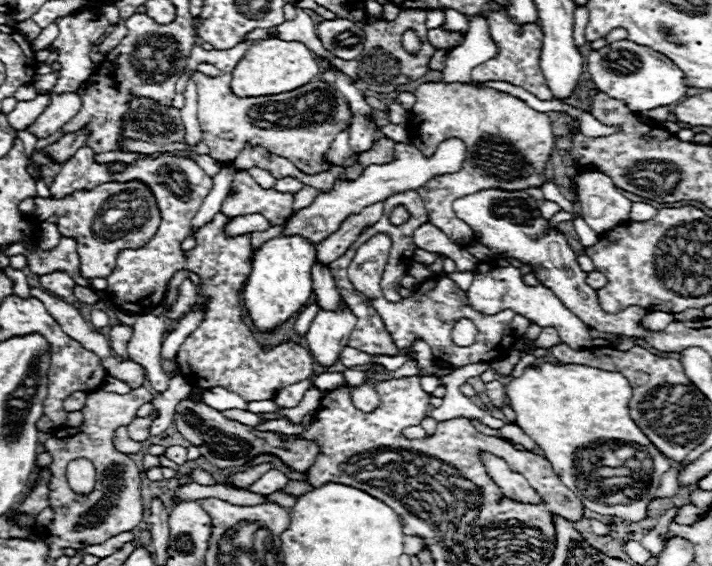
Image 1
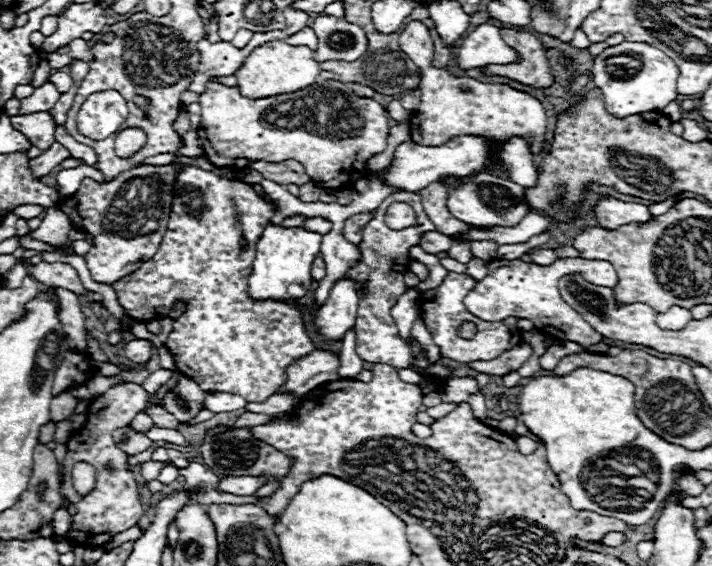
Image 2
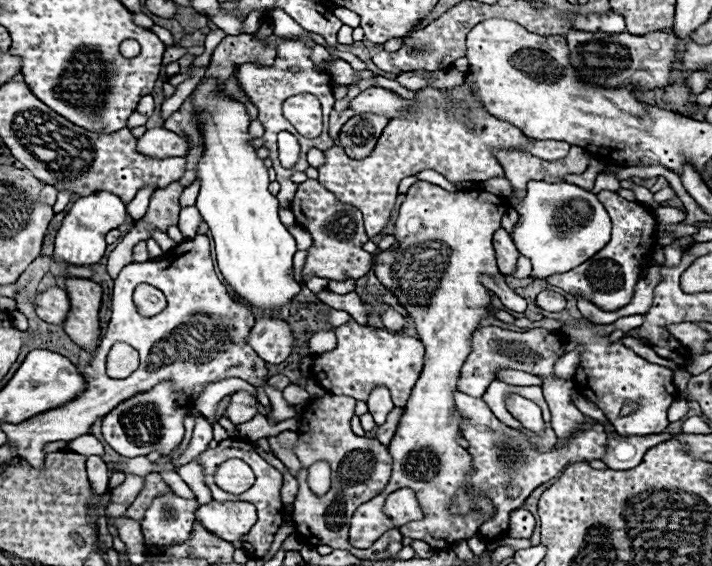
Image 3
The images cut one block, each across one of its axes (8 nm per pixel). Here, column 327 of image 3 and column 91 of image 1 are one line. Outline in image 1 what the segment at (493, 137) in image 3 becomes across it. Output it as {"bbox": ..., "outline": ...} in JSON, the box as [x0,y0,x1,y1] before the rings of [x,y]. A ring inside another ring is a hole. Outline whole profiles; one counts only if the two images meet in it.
{"bbox":[50,146,314,400],"outline":[[[82,146],[70,160],[62,164],[62,170],[52,182],[50,192],[52,198],[64,198],[76,190],[90,190],[110,180],[146,182],[152,188],[162,214],[162,224],[152,242],[140,250],[124,250],[118,256],[118,264],[108,276],[106,296],[110,302],[126,312],[148,312],[162,304],[168,284],[178,270],[188,270],[200,276],[200,294],[204,296],[206,308],[204,320],[184,340],[176,356],[180,374],[194,388],[208,390],[222,386],[244,400],[272,400],[284,386],[306,380],[312,374],[314,358],[306,348],[294,340],[286,340],[278,346],[262,346],[250,326],[242,320],[244,304],[238,298],[238,292],[242,290],[252,270],[252,234],[226,236],[224,228],[232,218],[222,212],[218,212],[206,226],[192,230],[192,218],[200,210],[214,184],[212,178],[204,174],[204,170],[194,160],[178,156],[162,156],[156,160],[146,158],[132,162],[130,170],[124,174],[108,174],[108,164],[96,164],[94,152],[88,146]],[[188,236],[196,238],[196,248],[182,250],[182,242]]]}

